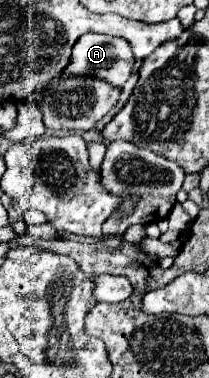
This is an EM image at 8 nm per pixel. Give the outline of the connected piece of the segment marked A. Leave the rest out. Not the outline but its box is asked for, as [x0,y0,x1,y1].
[32,34,134,100]

